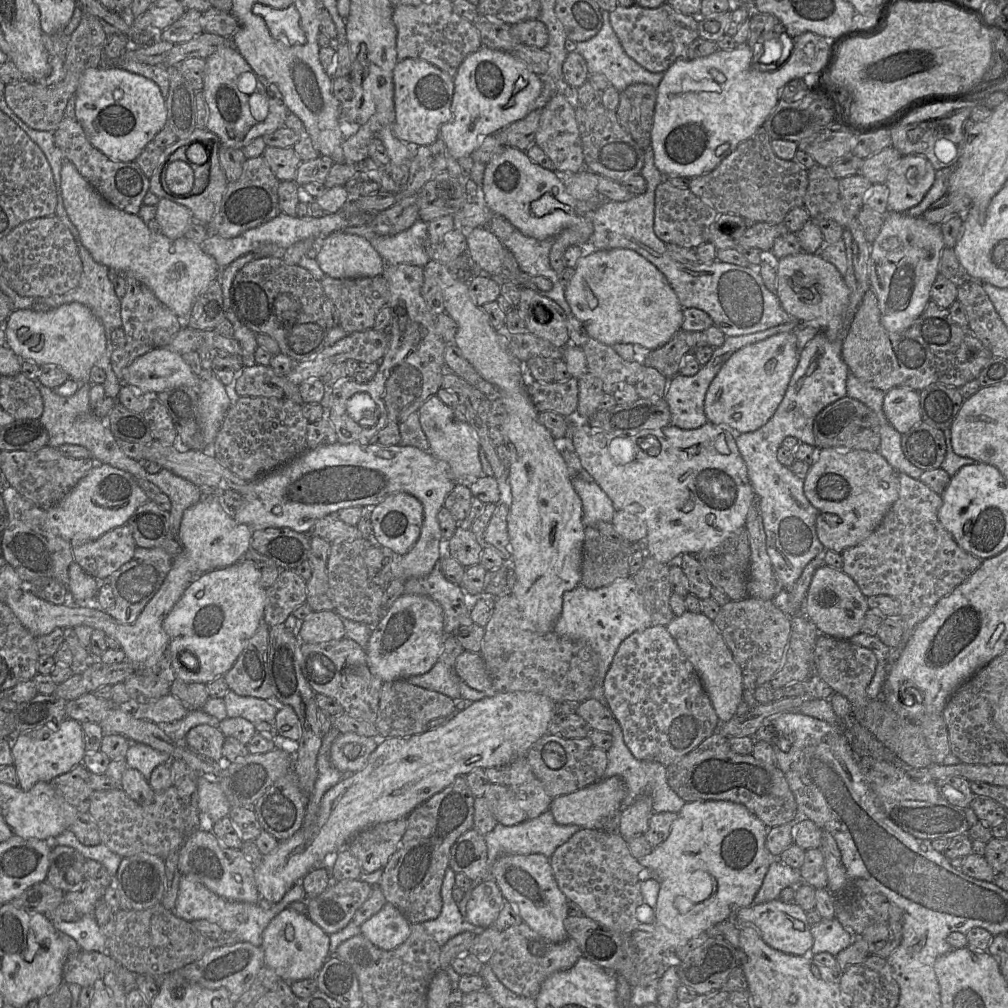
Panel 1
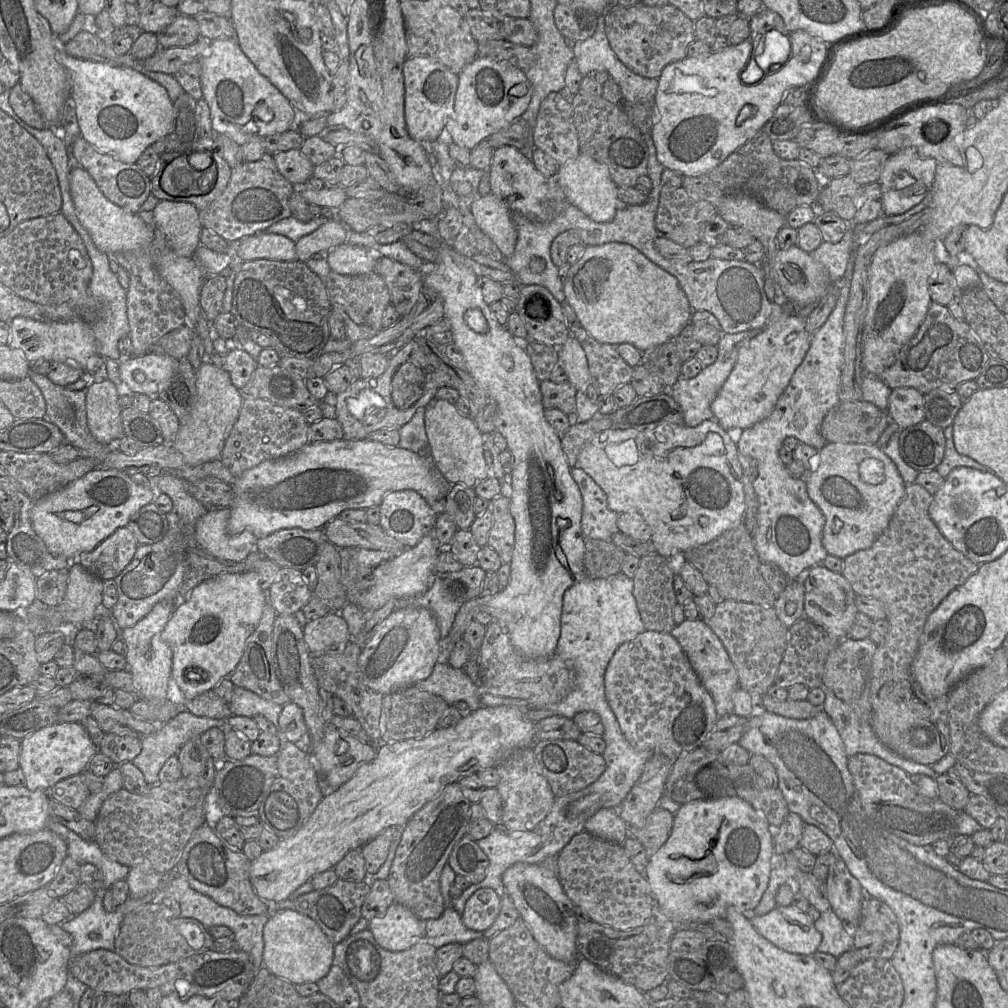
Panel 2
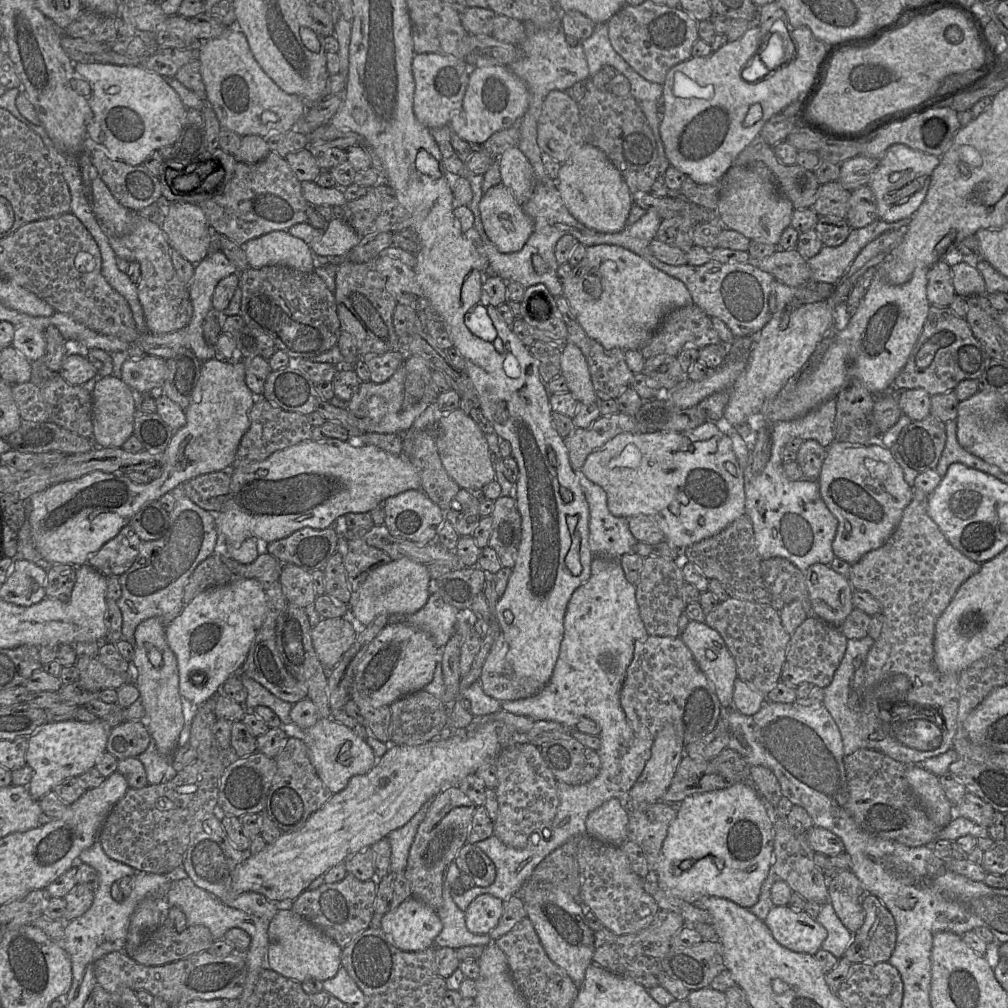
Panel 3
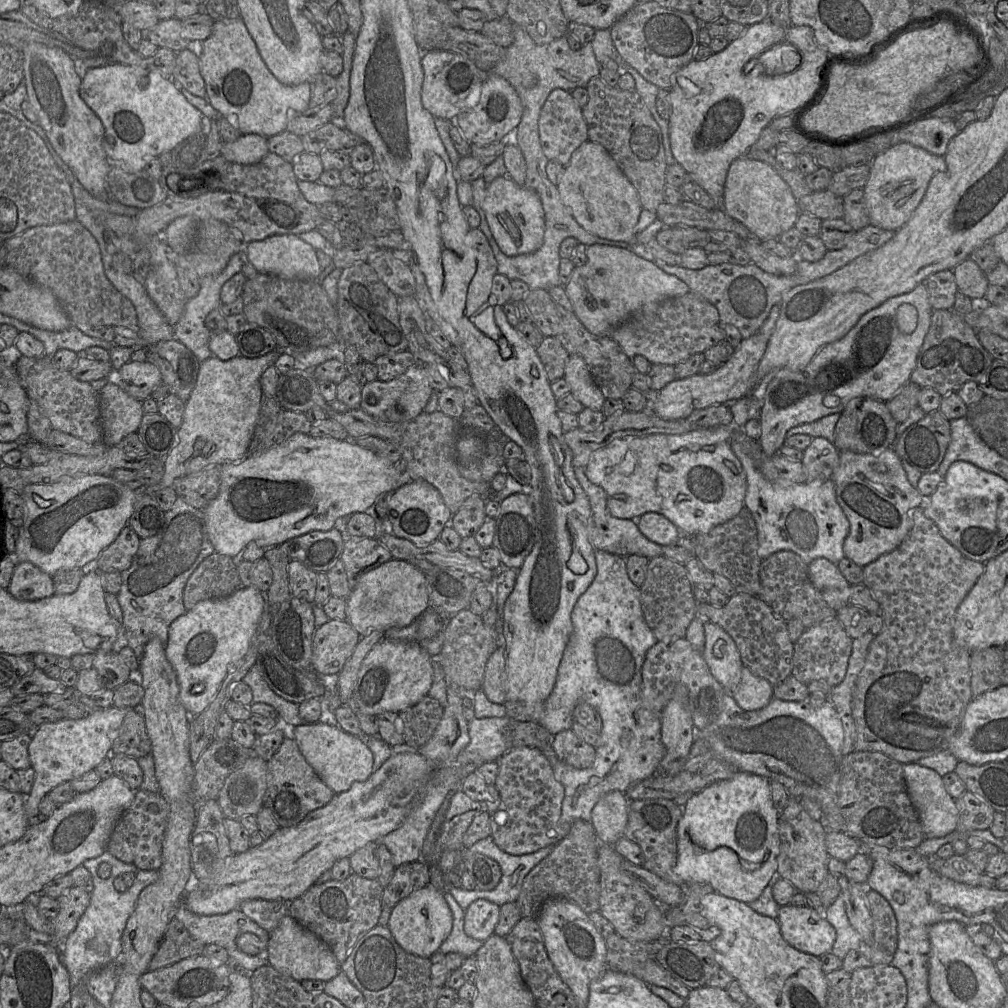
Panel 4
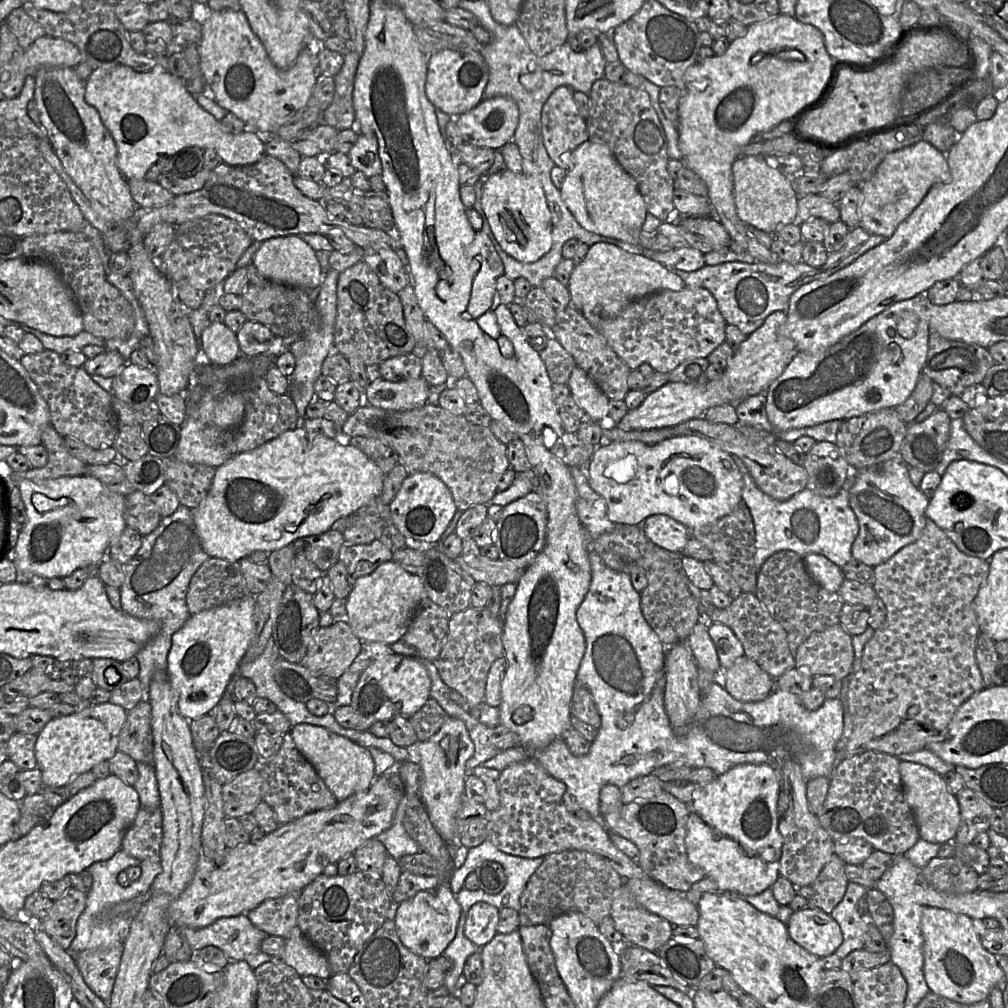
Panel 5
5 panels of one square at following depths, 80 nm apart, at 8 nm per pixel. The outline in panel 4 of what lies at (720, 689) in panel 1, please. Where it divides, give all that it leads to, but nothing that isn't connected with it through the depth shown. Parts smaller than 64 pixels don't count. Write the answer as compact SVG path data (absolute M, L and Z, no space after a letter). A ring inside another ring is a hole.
M704 624L705 646L701 652L713 677L727 693L737 687L743 668L740 653L734 640L719 625Z

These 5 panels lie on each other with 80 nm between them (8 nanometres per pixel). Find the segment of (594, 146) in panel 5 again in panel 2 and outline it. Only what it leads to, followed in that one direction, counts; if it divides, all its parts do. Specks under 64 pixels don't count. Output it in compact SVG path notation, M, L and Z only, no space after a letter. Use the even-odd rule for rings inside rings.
M580 153L578 157L560 166L557 181L563 190L566 201L577 207L591 220L606 223L613 220L623 204L618 197L618 186L611 177L607 165Z

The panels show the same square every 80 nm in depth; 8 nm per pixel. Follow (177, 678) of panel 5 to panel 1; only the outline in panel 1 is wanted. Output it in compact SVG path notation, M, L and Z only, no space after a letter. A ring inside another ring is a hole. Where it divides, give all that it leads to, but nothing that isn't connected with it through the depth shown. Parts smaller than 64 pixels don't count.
M242 559L239 562L206 572L192 582L184 591L171 612L163 622L163 629L169 636L169 645L160 662L160 671L172 666L176 678L186 683L203 683L207 685L219 676L224 676L234 665L238 656L258 629L264 618L266 589L262 586L262 572L254 562ZM189 651L198 659L197 670L189 669L180 661L180 655Z

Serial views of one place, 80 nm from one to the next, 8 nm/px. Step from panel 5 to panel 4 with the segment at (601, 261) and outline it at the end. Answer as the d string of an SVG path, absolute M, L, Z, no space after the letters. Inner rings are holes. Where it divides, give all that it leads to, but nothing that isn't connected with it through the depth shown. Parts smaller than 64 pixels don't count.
M603 244L587 247L587 261L575 267L565 292L573 311L585 328L597 336L610 336L623 322L640 315L649 304L683 296L689 287L674 275L667 274L654 263L628 249Z

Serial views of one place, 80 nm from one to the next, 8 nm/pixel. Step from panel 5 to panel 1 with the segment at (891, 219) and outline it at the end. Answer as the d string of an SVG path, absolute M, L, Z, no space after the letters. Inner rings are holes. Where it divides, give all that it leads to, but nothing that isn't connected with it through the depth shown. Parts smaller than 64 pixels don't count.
M902 155L886 178L888 211L906 213L919 204L932 187L935 177L936 170L924 156Z

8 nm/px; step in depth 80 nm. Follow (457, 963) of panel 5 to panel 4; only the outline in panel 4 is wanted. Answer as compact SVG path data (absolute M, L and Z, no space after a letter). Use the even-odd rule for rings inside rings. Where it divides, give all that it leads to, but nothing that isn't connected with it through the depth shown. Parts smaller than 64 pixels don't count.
M445 890L443 895L453 915L453 926L449 936L441 944L439 951L443 954L459 953L466 958L475 956L484 942L466 935L464 931L465 911L449 891Z

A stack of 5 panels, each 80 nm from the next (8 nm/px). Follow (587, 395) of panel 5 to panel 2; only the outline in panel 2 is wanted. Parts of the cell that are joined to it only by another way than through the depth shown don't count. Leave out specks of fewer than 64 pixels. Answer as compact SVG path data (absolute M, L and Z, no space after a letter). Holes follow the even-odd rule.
M569 336L559 349L559 364L564 369L568 382L575 389L585 390L591 384L585 352L574 336Z

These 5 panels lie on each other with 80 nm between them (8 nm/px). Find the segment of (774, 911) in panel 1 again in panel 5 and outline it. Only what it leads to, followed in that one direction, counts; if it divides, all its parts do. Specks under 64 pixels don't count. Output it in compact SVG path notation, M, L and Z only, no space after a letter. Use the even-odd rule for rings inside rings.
M818 908L794 911L786 926L796 944L820 958L834 954L843 942L839 924Z

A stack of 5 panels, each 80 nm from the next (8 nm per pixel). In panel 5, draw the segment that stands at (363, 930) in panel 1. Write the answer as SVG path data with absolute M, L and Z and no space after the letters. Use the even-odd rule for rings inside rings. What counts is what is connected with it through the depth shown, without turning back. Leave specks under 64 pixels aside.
M447 883L437 888L420 891L403 901L394 918L396 931L402 944L411 952L431 960L443 955L454 939L461 914L461 906Z

